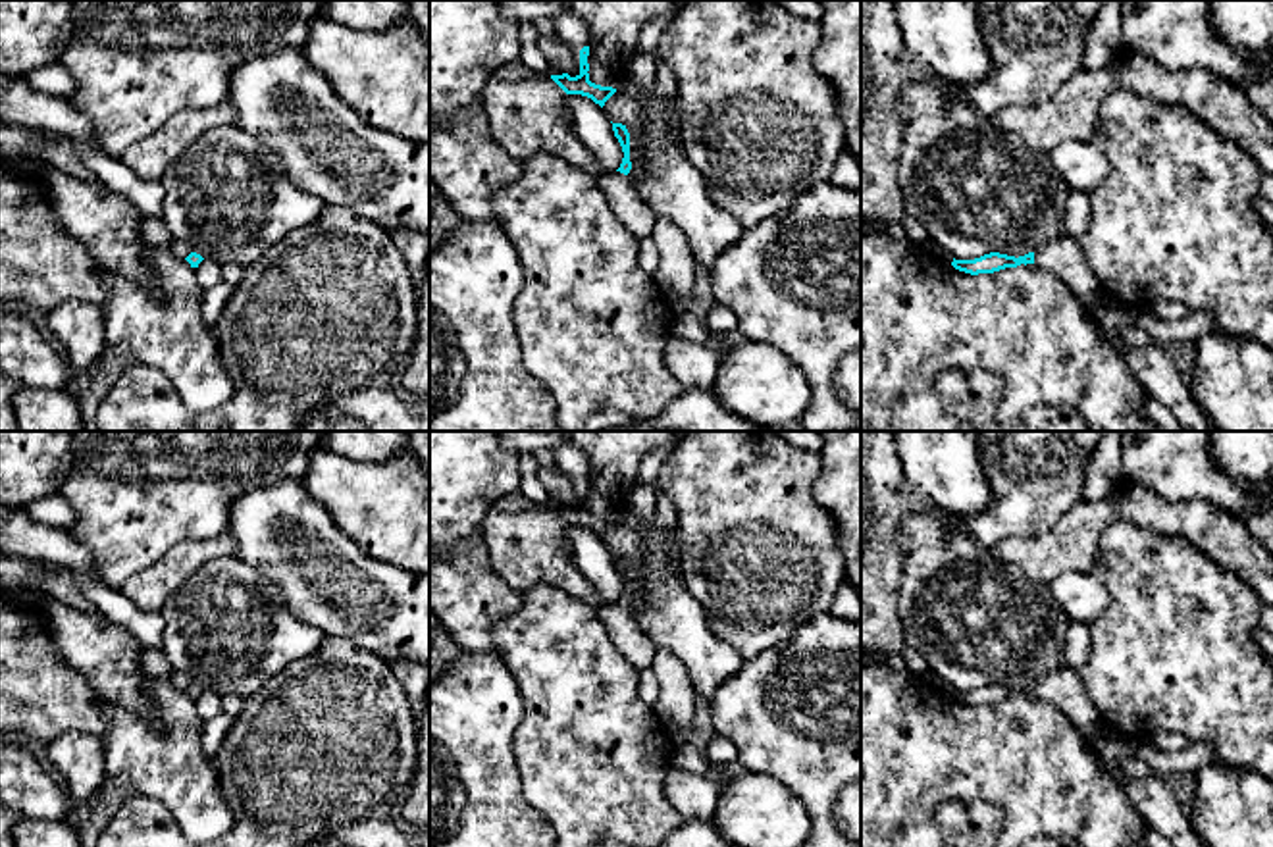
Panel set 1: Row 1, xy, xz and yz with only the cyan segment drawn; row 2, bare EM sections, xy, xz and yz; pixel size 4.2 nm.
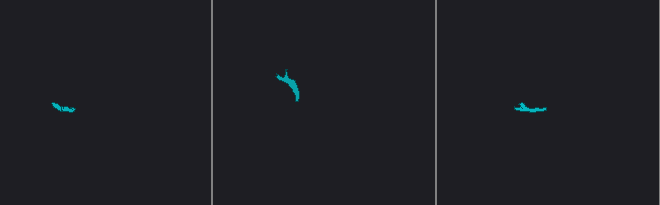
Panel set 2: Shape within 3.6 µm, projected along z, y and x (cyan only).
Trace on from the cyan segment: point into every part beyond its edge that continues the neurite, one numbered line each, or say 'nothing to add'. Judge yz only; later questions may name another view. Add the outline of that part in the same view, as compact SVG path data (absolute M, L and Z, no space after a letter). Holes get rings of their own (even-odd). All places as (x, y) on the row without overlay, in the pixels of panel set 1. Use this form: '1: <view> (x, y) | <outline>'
1: yz (1064, 690) | M1063 666L1042 676L1034 681L1034 693L1052 703L1088 739L1102 730L1098 710L1090 701L1077 670Z

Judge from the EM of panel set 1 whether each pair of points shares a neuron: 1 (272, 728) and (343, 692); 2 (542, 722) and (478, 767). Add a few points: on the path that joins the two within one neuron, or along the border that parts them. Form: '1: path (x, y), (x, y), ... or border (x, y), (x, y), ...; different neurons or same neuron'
1: path (289, 728), (307, 728), (326, 709); same neuron
2: border (522, 699), (522, 718), (513, 736), (520, 788); different neurons

